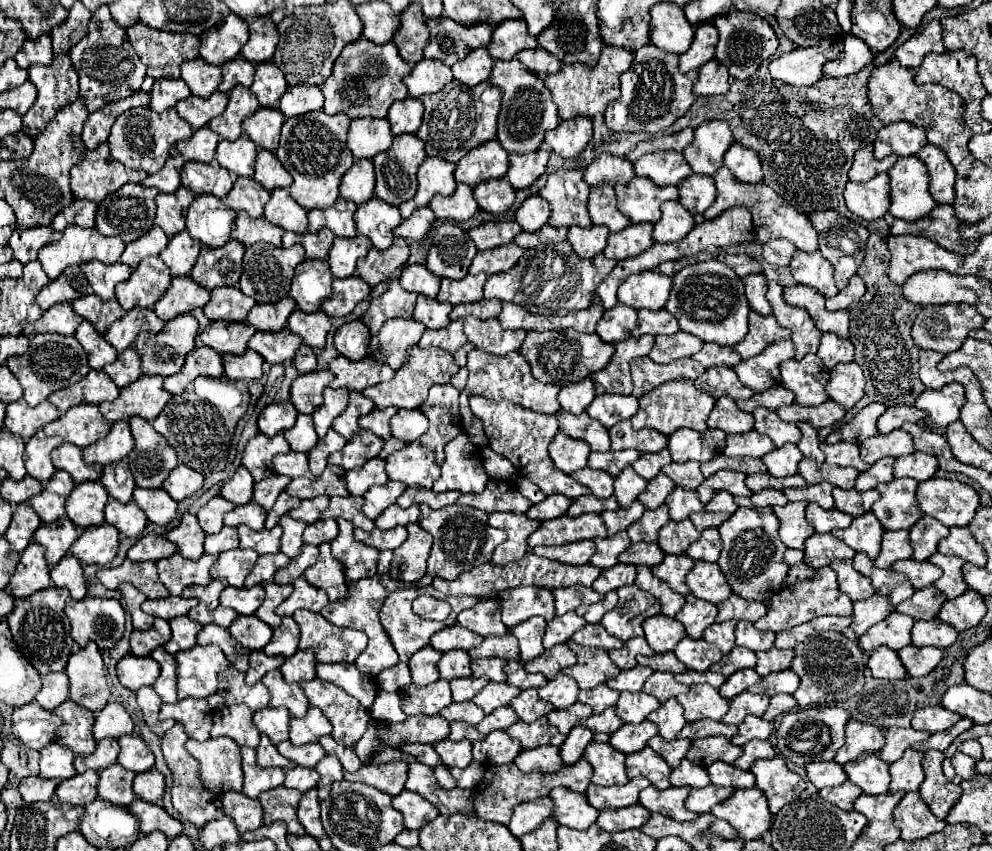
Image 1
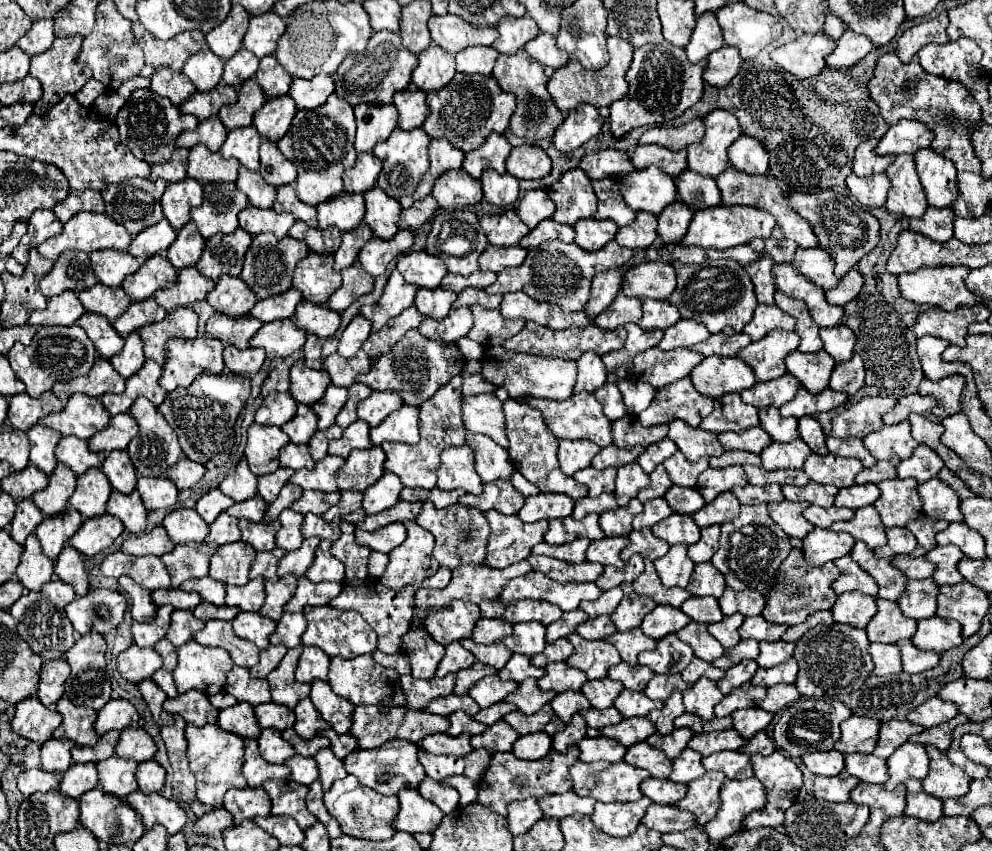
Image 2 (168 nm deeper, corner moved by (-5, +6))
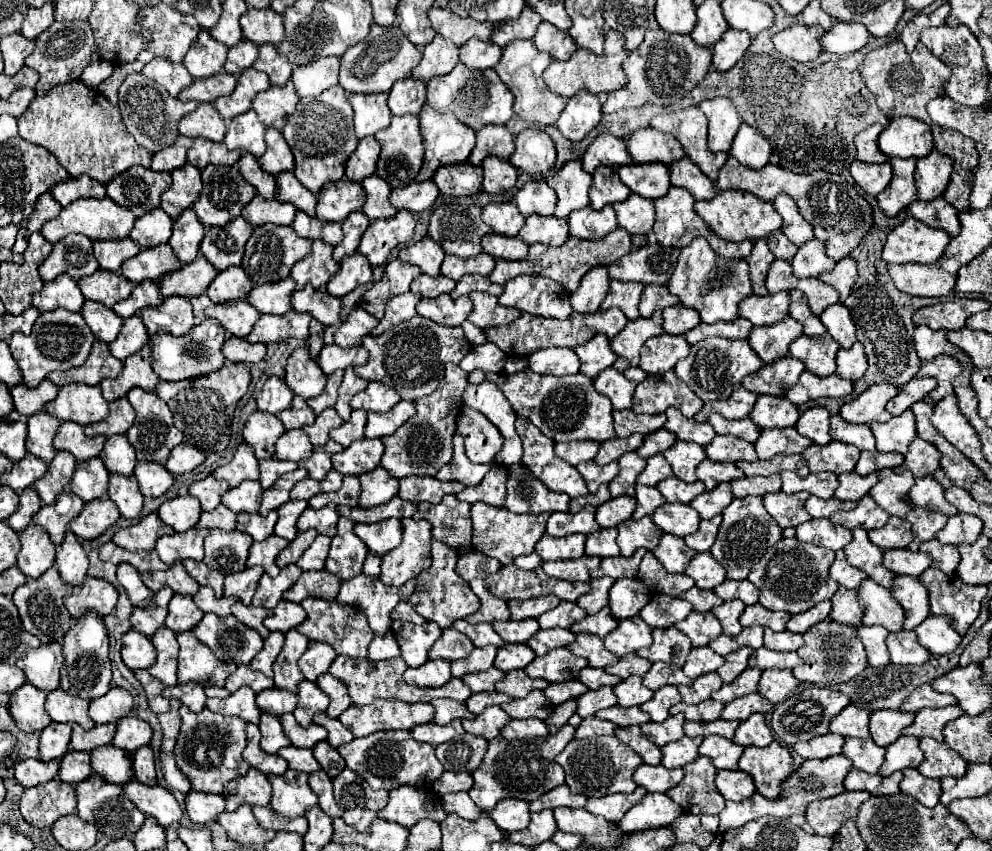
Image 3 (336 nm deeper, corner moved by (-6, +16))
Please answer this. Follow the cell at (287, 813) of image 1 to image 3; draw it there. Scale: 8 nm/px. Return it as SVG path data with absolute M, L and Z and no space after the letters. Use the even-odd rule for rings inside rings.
M287 770L281 776L269 774L273 786L271 808L283 816L303 816L307 808L317 804L317 796L307 784L307 774L297 770Z

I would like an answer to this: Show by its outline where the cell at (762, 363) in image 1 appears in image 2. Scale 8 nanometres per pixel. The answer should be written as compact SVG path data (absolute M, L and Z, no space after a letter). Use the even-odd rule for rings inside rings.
M770 332L762 340L752 342L750 346L738 352L756 374L758 380L774 380L786 372L784 358L798 348L798 334L796 332Z

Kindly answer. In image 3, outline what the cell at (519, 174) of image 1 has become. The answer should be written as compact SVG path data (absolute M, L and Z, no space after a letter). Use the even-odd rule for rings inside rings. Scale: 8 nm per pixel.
M529 128L517 134L511 164L527 174L549 172L555 166L557 150L551 136L541 128Z

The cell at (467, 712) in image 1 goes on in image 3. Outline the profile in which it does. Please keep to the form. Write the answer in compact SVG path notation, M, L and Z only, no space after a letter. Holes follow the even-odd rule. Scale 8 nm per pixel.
M337 656L335 662L329 668L329 674L343 680L349 688L349 696L353 700L353 704L371 704L377 698L387 698L387 700L401 700L407 704L415 704L415 702L431 702L435 698L451 698L455 702L465 702L467 696L471 696L471 690L463 684L461 678L451 678L447 684L437 686L437 688L419 688L419 686L411 686L403 680L403 672L407 670L407 664L403 664L401 656L391 658L391 660L381 660L381 662L373 662L369 658L363 660L351 660L345 656Z

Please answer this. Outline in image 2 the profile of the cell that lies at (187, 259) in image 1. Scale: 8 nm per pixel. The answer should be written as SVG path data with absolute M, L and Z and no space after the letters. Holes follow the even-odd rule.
M188 222L184 228L178 230L176 240L168 248L168 260L176 270L182 270L186 266L196 266L202 258L206 240L196 228L196 222Z

